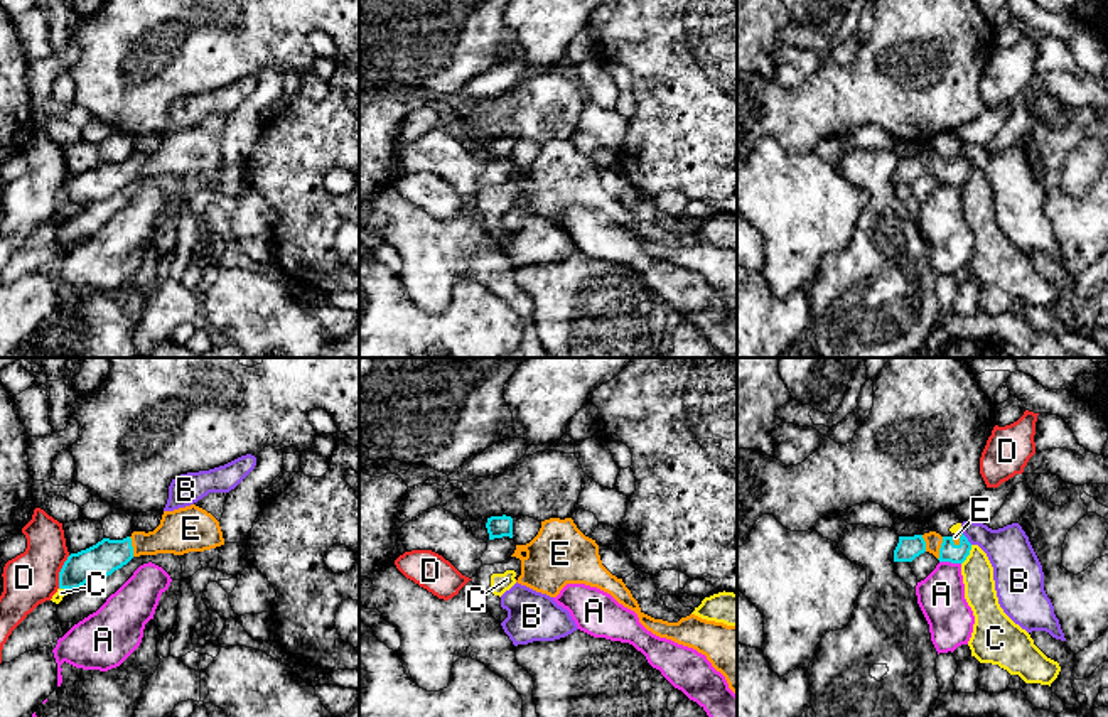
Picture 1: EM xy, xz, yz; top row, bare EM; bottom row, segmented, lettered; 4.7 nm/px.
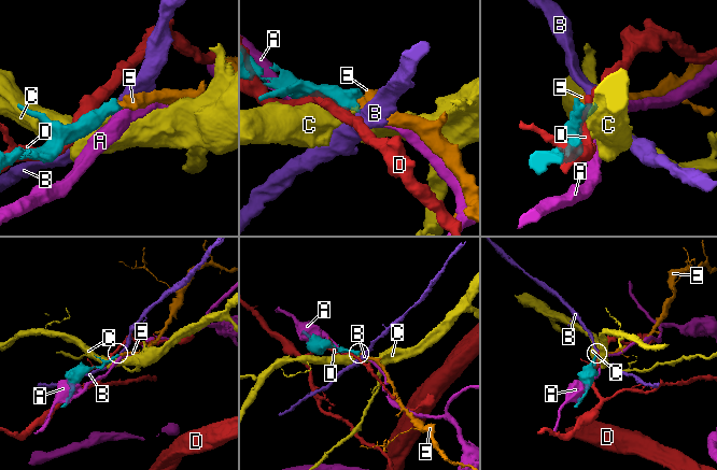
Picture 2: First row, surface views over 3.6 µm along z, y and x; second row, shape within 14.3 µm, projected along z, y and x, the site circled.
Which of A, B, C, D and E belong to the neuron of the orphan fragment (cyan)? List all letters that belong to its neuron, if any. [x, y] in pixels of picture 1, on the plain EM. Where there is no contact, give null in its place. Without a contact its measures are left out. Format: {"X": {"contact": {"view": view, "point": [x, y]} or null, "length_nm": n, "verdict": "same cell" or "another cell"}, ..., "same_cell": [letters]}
{"A": {"contact": {"view": "yz", "point": [950, 183]}, "length_nm": 110, "verdict": "another cell"}, "B": {"contact": {"view": "yz", "point": [967, 161]}, "length_nm": 80, "verdict": "another cell"}, "C": {"contact": {"view": "yz", "point": [967, 177]}, "length_nm": 110, "verdict": "another cell"}, "D": {"contact": {"view": "xy", "point": [59, 194]}, "length_nm": 170, "verdict": "another cell"}, "E": {"contact": {"view": "yz", "point": [940, 171]}, "length_nm": 110, "verdict": "same cell"}, "same_cell": ["E"]}

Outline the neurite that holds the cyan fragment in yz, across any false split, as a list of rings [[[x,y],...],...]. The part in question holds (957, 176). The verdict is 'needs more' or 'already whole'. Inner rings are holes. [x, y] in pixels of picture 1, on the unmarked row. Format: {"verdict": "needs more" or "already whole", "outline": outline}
{"verdict": "needs more", "outline": [[[936,154],[914,159],[899,159],[894,172],[894,184],[912,184],[924,174],[933,175],[939,184],[963,186],[970,177],[971,165],[963,155],[941,159]]]}

